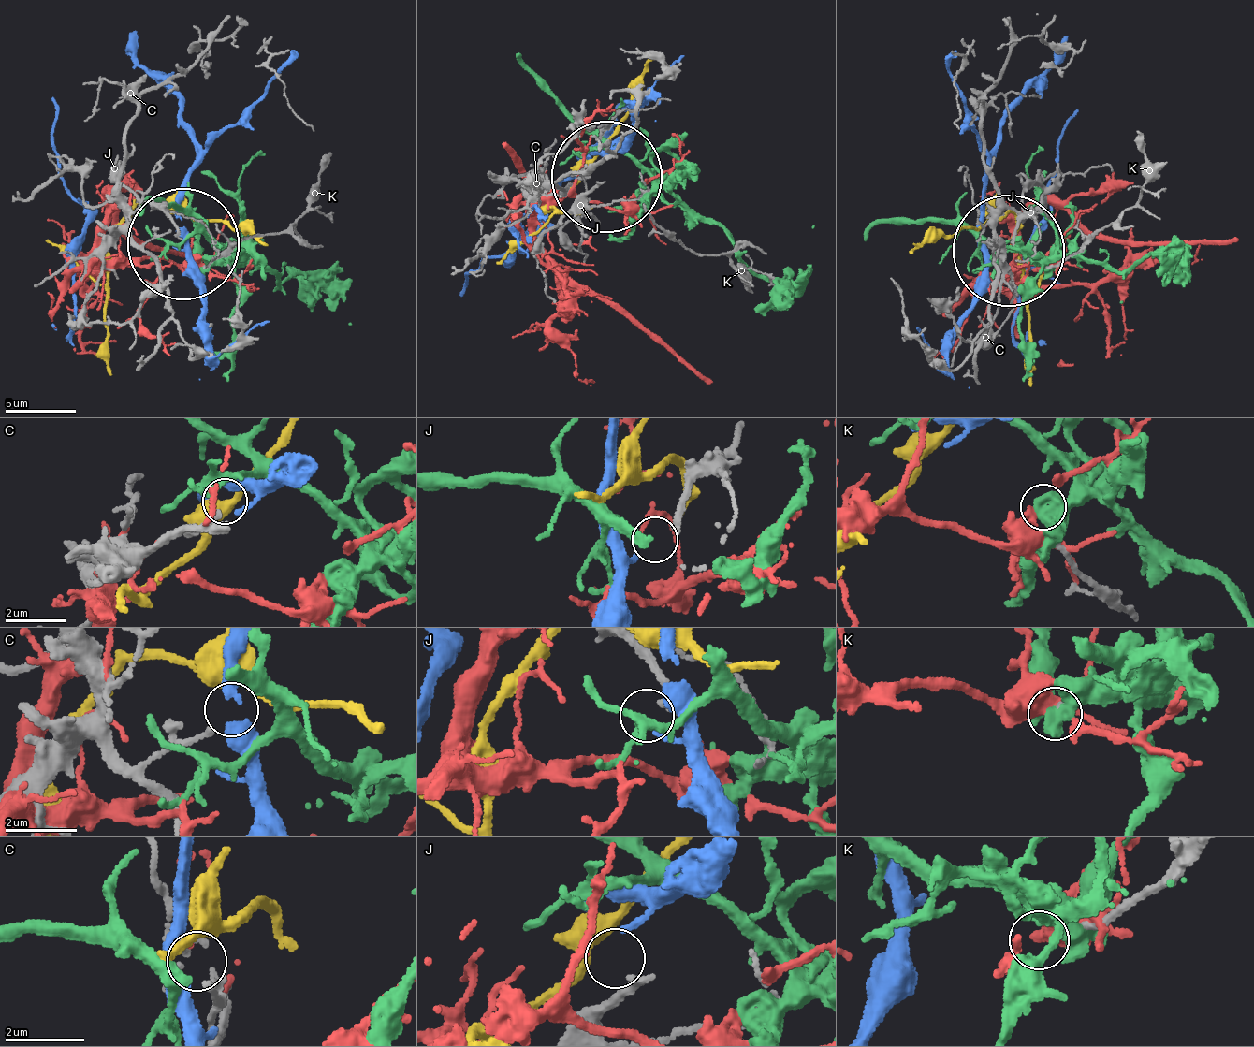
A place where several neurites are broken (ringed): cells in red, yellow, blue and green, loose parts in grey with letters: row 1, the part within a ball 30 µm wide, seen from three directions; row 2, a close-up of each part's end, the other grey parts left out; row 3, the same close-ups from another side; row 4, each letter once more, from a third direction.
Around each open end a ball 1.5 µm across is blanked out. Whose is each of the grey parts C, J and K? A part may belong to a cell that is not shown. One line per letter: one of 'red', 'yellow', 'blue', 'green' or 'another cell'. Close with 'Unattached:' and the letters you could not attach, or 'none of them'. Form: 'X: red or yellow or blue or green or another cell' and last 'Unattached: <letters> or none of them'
C: another cell
J: another cell
K: another cell
Unattached: C, J, K

